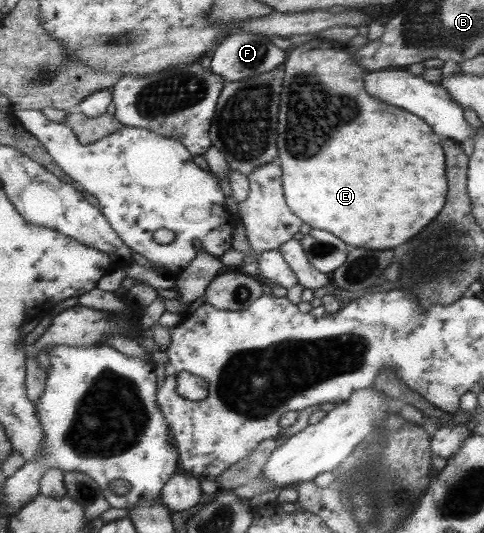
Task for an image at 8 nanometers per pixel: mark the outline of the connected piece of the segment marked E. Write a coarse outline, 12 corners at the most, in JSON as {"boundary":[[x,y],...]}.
{"boundary":[[356,53],[284,64],[290,207],[394,249],[448,203],[444,139]]}

